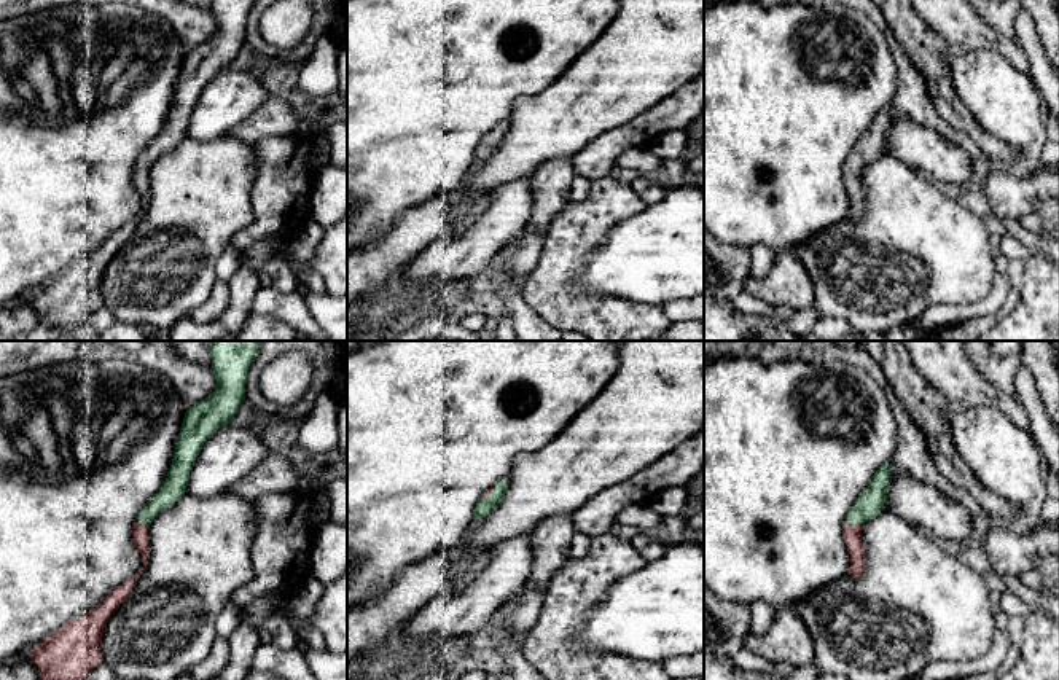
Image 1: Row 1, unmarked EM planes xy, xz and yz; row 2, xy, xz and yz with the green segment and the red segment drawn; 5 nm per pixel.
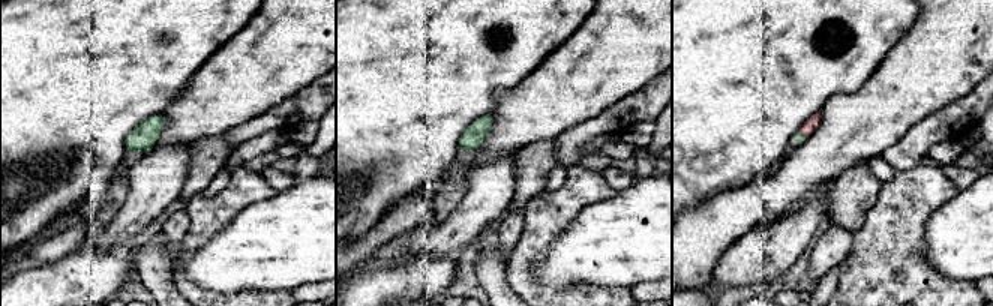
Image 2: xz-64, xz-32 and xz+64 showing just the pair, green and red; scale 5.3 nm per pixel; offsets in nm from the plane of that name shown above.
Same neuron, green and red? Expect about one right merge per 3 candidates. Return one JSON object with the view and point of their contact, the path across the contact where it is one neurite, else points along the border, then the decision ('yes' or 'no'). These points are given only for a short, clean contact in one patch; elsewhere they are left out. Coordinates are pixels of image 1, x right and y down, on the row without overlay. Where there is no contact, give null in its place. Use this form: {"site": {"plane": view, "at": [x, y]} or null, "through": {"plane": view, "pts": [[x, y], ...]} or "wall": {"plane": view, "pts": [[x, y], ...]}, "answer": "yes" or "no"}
{"site": {"plane": "yz", "at": [854, 166]}, "through": {"plane": "yz", "pts": [[870, 147], [854, 166], [852, 175]]}, "answer": "yes"}

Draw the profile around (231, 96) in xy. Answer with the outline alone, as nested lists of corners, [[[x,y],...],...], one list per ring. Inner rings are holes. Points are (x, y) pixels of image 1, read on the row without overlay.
[[[229,65],[202,89],[190,116],[185,137],[201,142],[223,137],[268,99],[271,99],[271,94],[248,70]]]

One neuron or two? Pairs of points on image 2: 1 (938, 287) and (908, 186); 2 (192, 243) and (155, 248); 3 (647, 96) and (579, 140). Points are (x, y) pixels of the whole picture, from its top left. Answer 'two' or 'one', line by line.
1: one
2: two
3: one

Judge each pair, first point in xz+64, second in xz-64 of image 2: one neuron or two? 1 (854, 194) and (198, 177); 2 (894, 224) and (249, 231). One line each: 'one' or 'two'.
1: one
2: two

